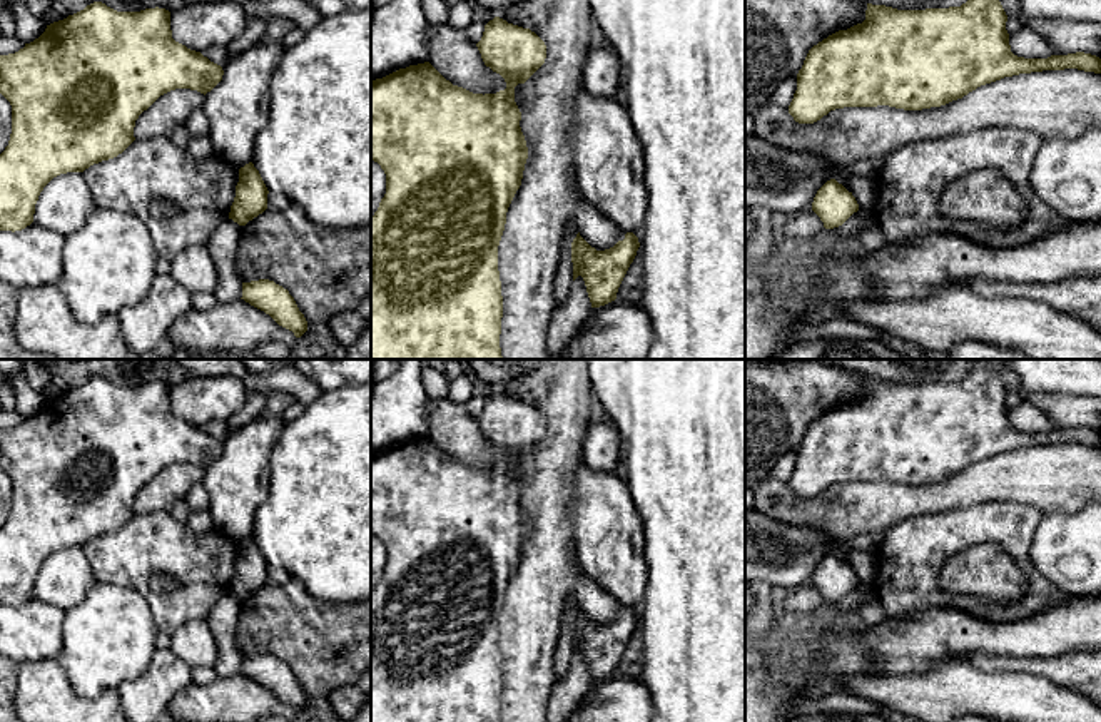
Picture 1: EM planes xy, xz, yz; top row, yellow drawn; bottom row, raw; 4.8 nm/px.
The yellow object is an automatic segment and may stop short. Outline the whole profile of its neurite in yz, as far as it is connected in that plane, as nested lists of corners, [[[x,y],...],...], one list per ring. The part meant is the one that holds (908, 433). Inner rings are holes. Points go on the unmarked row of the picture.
[[[972,359],[971,371],[961,381],[897,384],[885,379],[867,378],[865,394],[847,404],[839,404],[814,419],[797,448],[797,465],[789,480],[789,488],[799,498],[814,498],[830,485],[844,481],[889,480],[904,485],[941,481],[962,473],[981,460],[1019,448],[1078,443],[1101,448],[1101,433],[1076,426],[1051,430],[1048,433],[1024,433],[1011,426],[1006,404],[1007,389],[997,373],[1004,359]]]

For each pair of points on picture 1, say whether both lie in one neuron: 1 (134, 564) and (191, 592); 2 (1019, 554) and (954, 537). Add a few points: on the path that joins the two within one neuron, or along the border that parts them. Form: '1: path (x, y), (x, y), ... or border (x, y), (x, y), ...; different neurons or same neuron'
1: path (149, 564), (169, 564), (182, 577); same neuron
2: path (1003, 537), (999, 533), (971, 533); same neuron

